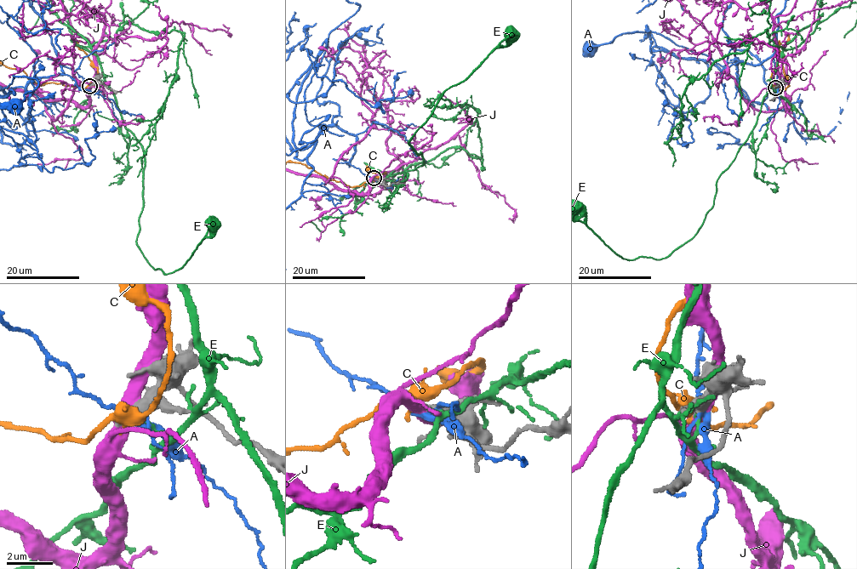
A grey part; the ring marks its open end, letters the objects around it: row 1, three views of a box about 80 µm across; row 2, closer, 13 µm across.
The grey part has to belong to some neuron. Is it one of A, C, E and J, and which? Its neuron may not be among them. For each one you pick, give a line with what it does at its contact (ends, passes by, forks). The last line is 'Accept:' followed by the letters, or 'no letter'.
Accept: no letter

